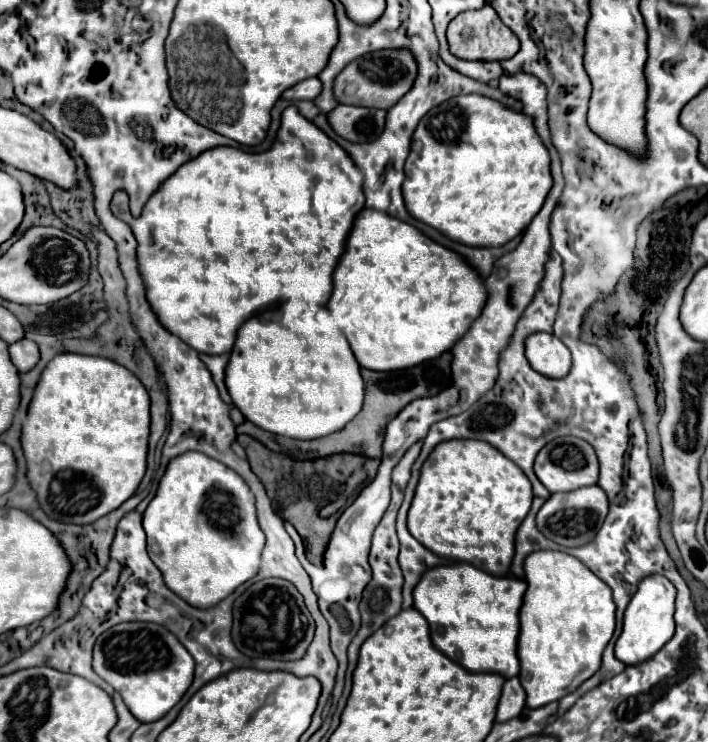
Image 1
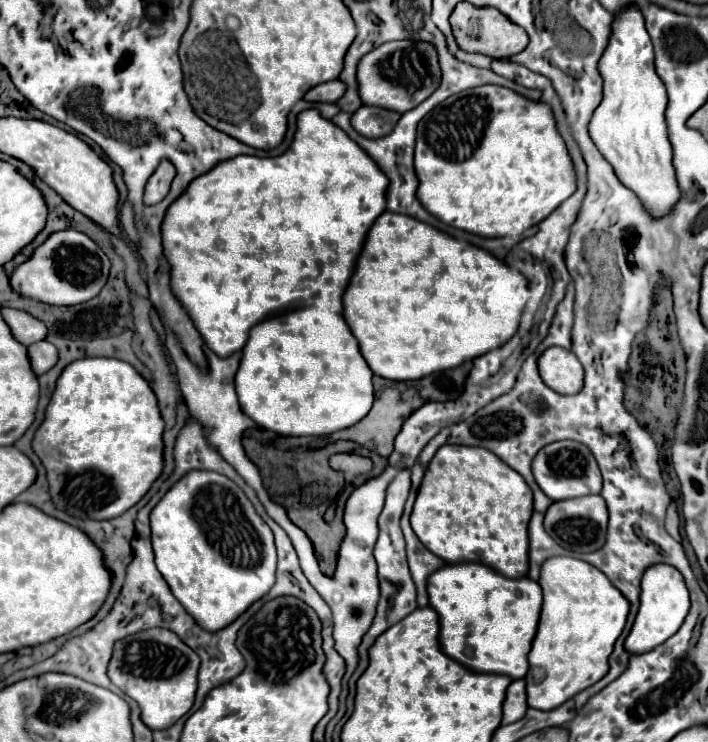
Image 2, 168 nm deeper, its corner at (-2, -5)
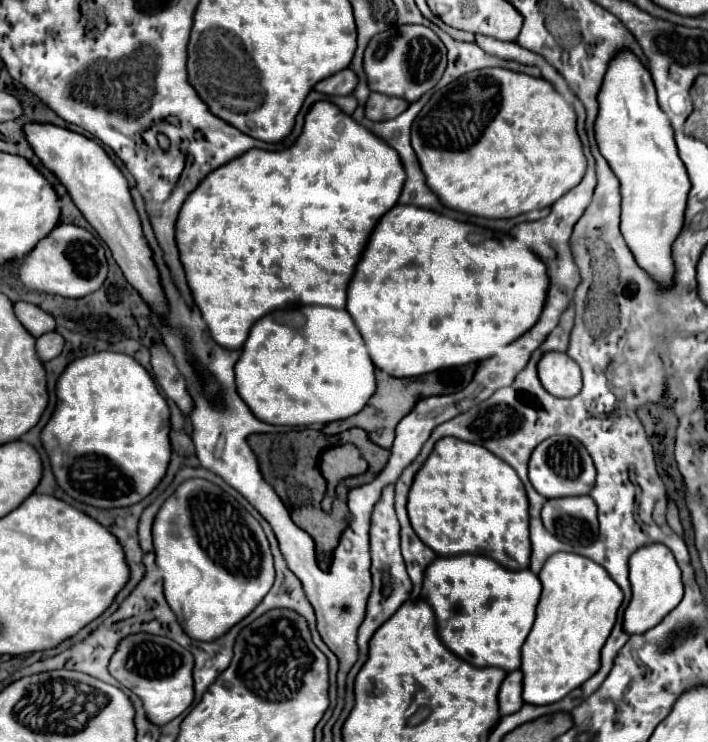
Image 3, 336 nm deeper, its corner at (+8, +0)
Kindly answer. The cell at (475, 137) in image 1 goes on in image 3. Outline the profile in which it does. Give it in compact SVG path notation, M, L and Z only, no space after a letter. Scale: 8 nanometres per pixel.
M504 67L470 71L444 89L438 89L412 125L412 147L428 187L446 207L488 219L516 217L550 207L582 181L588 165L576 131L576 113L568 99L546 79Z

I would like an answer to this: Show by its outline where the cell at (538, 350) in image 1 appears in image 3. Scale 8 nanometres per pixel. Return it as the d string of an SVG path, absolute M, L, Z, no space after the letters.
M550 351L540 359L538 377L542 387L554 397L574 397L582 389L578 363L560 351Z

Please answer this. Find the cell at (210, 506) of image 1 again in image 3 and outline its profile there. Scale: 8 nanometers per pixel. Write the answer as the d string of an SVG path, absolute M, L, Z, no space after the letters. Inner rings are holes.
M188 479L188 481L184 481L184 483L176 489L176 493L174 493L174 495L162 505L162 509L158 511L156 521L154 521L152 535L154 535L156 563L158 563L158 567L162 569L162 577L164 577L164 595L166 595L166 601L168 601L168 605L170 605L170 609L174 611L174 615L176 615L180 627L184 629L184 633L186 633L188 637L196 639L196 641L214 641L214 639L226 635L236 623L240 623L244 617L248 617L248 615L254 611L254 607L266 597L266 593L268 593L270 587L274 585L274 563L272 563L272 553L270 553L270 545L268 545L268 539L266 539L266 535L264 535L260 523L258 523L252 515L248 515L248 511L246 511L232 495L224 493L218 485L214 485L214 483L210 483L210 481L204 481L204 479ZM172 523L178 525L178 531L180 531L178 537L174 537L174 535L170 533Z

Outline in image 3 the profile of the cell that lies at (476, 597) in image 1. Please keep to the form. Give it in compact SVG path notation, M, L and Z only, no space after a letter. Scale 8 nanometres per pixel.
M466 553L456 557L438 557L434 563L430 563L430 569L426 569L424 577L422 599L432 605L440 639L446 647L452 649L452 653L476 667L500 667L510 673L520 669L520 647L534 625L540 591L540 579L530 569L510 571L486 555Z

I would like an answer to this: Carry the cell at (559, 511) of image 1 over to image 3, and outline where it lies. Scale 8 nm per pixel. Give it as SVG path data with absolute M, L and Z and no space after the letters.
M592 497L548 499L542 507L544 527L568 545L588 545L598 537L596 503Z

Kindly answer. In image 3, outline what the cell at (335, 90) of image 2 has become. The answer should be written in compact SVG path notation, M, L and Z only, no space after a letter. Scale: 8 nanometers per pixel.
M342 69L336 75L320 81L314 89L326 95L350 95L358 85L358 75L352 69Z

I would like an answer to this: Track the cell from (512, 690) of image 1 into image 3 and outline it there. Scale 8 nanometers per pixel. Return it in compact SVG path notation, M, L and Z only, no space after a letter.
M510 671L506 679L502 681L500 693L498 693L498 703L500 703L500 715L512 715L524 705L522 699L522 673Z

